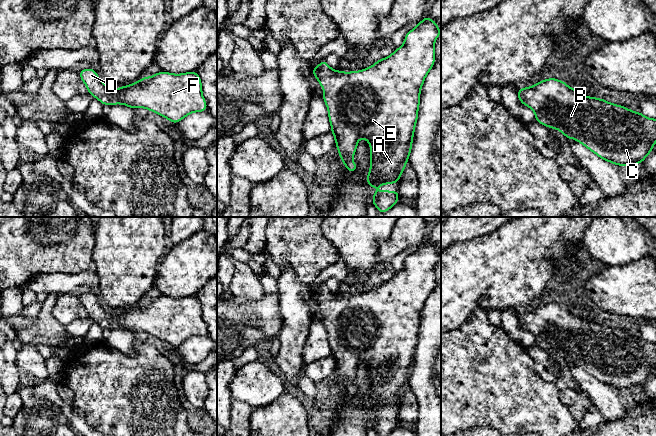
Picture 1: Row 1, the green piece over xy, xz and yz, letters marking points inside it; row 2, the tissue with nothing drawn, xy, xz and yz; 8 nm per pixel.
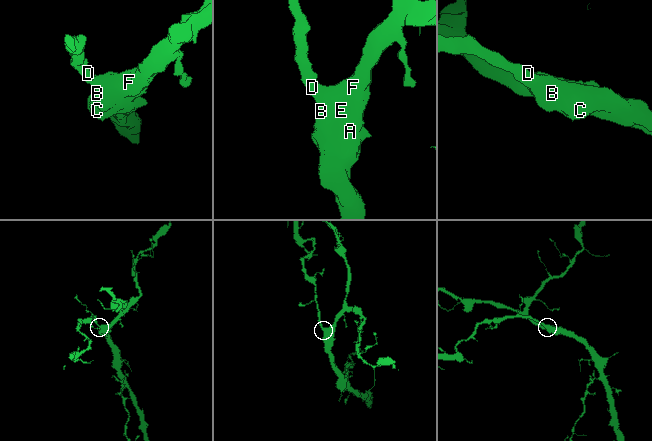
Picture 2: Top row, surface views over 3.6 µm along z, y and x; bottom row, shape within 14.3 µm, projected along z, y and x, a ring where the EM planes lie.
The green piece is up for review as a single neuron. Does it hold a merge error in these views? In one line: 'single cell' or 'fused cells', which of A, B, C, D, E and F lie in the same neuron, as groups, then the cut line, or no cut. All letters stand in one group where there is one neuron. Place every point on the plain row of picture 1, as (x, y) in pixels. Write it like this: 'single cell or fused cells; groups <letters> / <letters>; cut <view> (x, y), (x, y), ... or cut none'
single cell; groups A B C D E F; cut none

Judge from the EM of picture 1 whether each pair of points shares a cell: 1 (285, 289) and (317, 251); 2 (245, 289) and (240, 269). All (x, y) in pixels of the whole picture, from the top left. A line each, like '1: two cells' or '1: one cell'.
1: two cells
2: one cell

